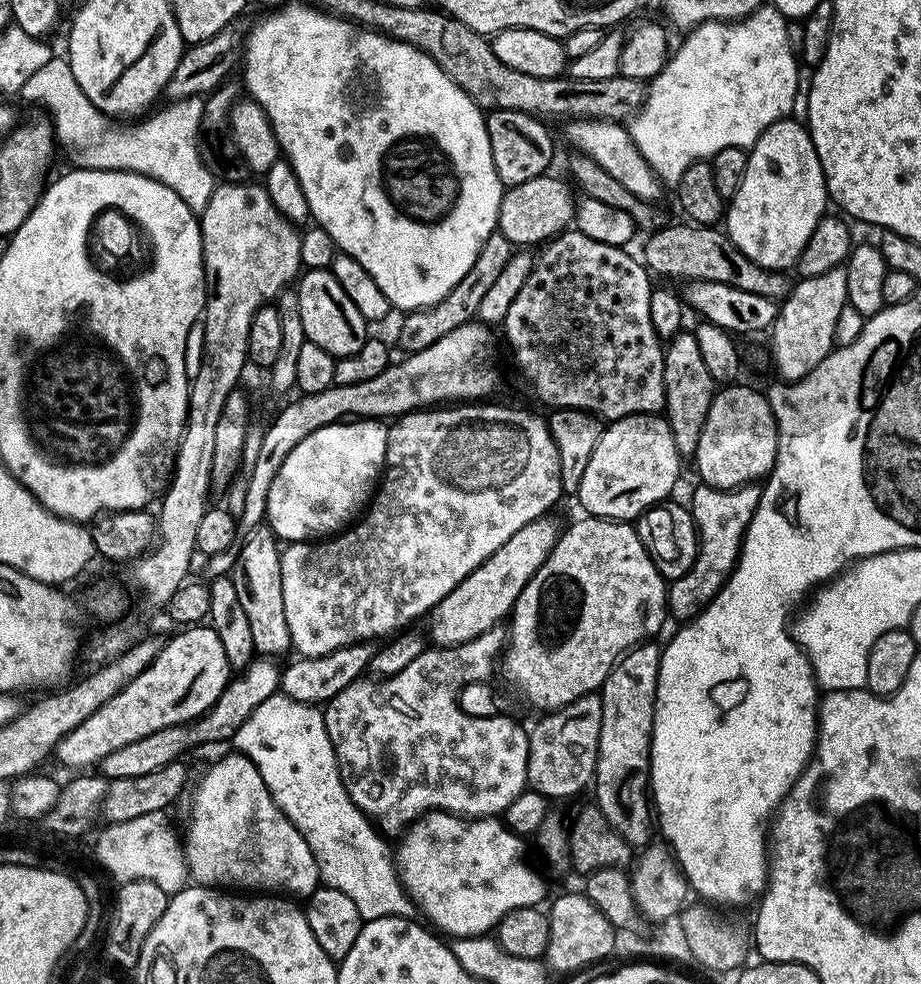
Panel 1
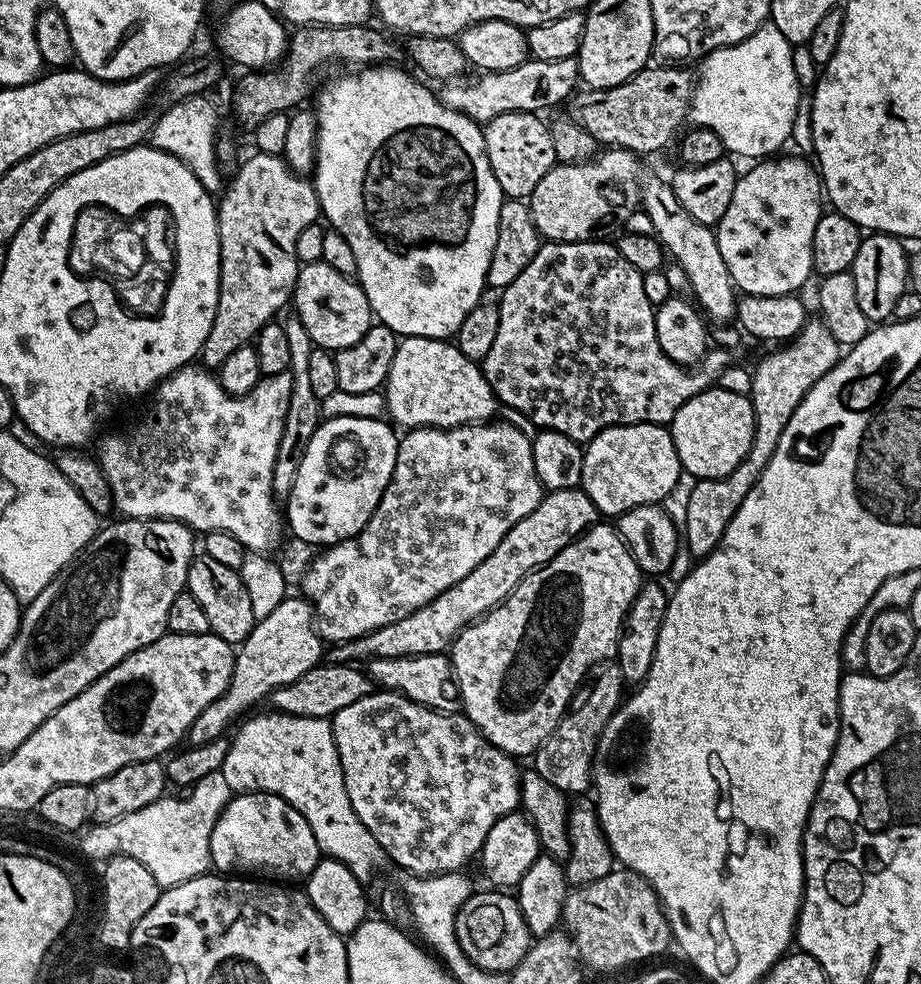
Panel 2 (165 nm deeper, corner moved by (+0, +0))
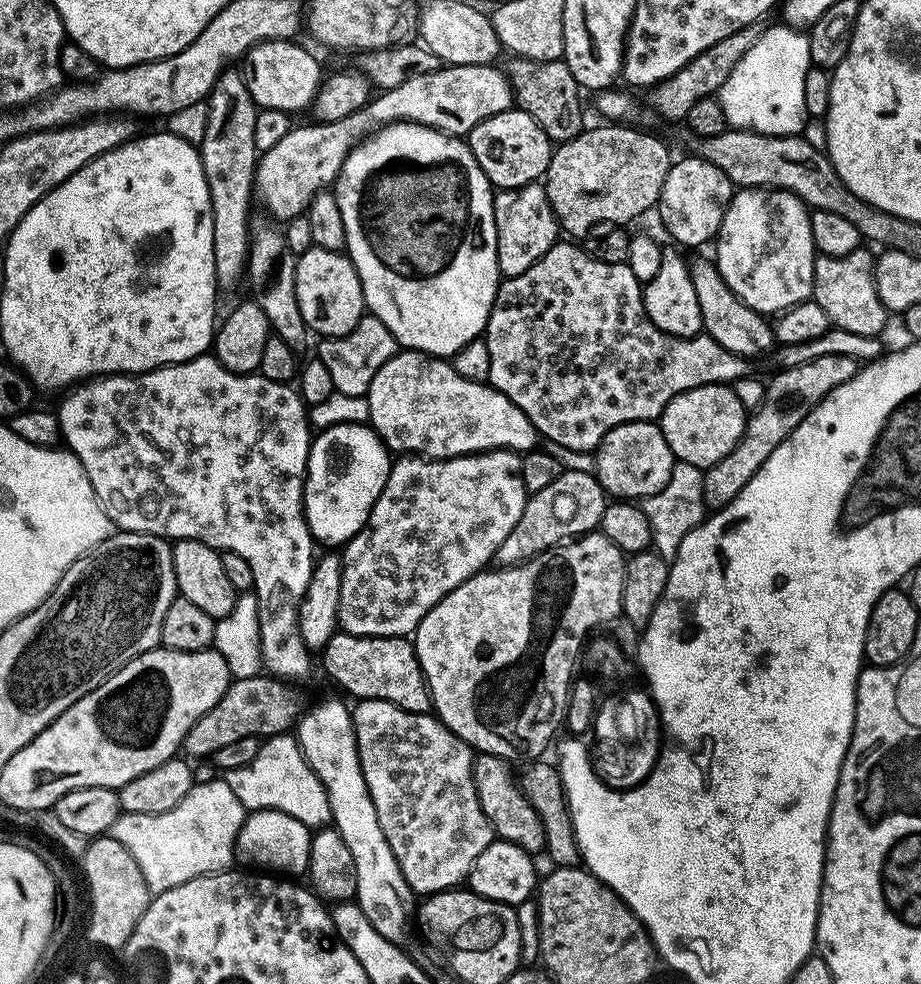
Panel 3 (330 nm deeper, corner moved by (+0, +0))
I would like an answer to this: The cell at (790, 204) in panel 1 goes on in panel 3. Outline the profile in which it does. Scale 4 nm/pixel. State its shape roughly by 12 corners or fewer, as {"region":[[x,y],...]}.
{"region":[[740,188],[714,263],[761,316],[811,297],[808,205]]}

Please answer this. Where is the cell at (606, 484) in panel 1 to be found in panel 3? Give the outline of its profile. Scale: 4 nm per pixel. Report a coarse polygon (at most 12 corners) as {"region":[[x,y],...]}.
{"region":[[659,423],[610,430],[594,475],[609,497],[640,502],[677,458]]}

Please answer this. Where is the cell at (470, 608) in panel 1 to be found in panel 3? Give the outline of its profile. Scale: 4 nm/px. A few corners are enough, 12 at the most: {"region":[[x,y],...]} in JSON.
{"region":[[561,471],[529,495],[494,557],[522,564],[599,529],[604,488]]}

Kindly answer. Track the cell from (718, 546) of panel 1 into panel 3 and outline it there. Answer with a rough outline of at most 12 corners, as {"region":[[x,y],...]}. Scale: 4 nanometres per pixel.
{"region":[[842,354],[777,371],[738,446],[704,472],[725,508],[858,361]]}

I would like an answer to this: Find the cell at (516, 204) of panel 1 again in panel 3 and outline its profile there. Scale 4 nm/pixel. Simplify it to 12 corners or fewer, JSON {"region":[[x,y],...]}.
{"region":[[608,122],[553,151],[550,206],[572,238],[628,226],[673,157]]}

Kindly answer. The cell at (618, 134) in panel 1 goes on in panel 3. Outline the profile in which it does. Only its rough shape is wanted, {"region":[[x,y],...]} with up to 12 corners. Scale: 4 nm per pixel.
{"region":[[691,265],[703,331],[735,356],[774,348],[774,328],[726,286]]}

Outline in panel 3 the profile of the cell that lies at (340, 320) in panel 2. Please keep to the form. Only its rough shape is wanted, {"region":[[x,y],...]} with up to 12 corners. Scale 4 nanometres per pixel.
{"region":[[343,251],[299,253],[298,310],[317,337],[345,336],[366,314]]}

